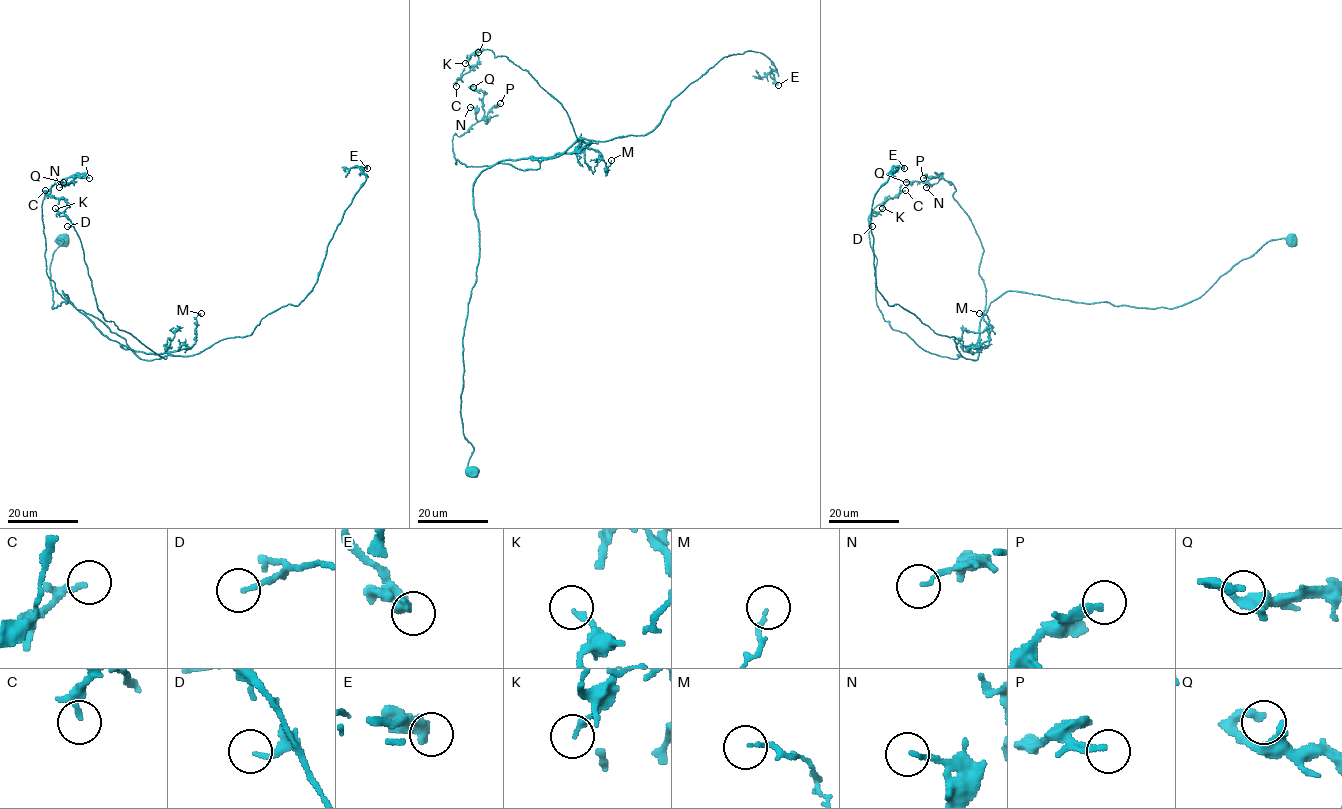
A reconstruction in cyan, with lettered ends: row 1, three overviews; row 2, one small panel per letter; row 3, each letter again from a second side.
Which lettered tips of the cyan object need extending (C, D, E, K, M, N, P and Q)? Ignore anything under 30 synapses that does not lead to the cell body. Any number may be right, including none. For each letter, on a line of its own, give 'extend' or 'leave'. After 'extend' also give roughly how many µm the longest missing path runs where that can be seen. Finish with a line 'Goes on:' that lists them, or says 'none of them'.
C: leave
D: leave
E: leave
K: leave
M: leave
N: leave
P: leave
Q: leave
Goes on: none of them

